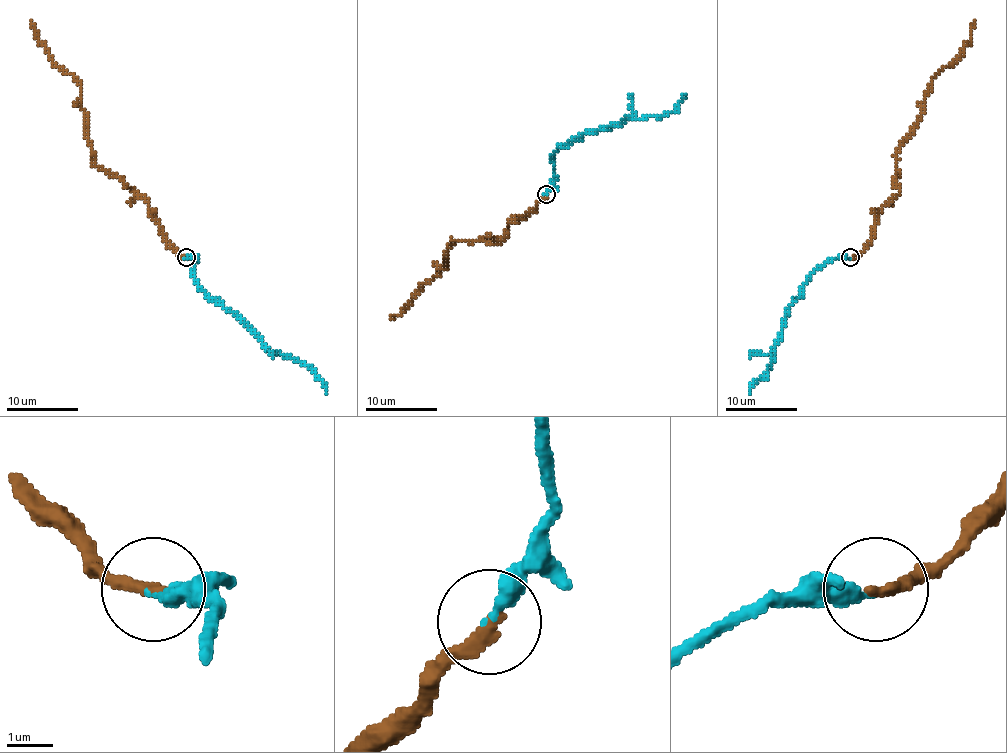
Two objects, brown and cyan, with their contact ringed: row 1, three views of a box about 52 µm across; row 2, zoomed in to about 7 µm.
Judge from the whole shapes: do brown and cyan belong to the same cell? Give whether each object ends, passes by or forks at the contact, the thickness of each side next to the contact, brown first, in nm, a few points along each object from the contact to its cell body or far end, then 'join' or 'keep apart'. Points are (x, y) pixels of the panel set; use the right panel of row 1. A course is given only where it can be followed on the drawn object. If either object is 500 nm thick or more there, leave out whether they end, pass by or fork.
brown ends | cyan ends | 340/260 nm | brown via (850, 258), (870, 242), (875, 217), (898, 192), (900, 142), (922, 112), (929, 83), (970, 41), (975, 21) | cyan via (850, 258), (827, 261), (802, 286), (802, 291), (788, 308), (781, 340), (772, 348), (772, 363), (749, 393) | join

